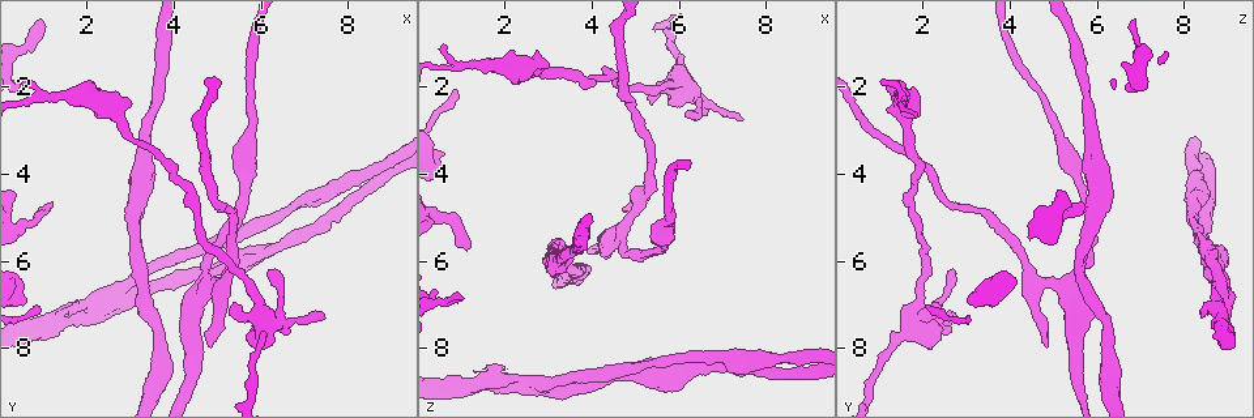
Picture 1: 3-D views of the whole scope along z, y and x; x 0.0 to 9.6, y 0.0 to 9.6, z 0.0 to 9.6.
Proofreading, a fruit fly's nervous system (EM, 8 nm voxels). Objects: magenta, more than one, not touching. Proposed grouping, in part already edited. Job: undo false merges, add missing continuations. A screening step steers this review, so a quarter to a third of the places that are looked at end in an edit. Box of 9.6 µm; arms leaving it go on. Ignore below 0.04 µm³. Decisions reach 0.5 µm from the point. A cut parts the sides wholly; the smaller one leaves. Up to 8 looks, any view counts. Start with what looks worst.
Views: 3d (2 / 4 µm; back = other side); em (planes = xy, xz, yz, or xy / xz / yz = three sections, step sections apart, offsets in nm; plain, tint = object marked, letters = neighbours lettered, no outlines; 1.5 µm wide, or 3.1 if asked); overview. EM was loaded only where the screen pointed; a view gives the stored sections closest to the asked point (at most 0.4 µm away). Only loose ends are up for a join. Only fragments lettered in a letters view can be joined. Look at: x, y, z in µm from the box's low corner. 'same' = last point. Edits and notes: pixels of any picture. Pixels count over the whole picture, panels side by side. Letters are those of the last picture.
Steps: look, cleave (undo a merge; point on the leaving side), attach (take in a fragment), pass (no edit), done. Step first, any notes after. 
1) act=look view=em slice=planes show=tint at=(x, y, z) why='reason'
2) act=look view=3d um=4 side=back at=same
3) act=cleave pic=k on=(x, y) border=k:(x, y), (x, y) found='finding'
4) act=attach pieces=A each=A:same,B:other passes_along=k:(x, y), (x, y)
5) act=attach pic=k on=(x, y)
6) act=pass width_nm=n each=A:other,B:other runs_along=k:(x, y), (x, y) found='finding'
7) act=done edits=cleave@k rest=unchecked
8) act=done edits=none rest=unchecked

act=look view=3d um=2 at=(1.25, 4.65, 5.75) why='branch stops here'

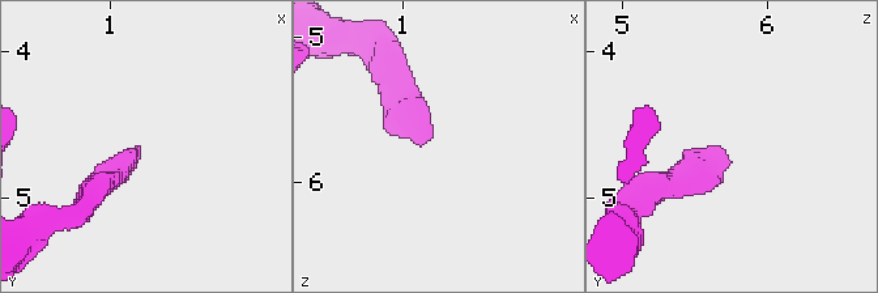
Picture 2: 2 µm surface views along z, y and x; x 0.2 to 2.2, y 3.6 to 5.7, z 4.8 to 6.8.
act=look view=em slice=planes show=letters at=(1.16, 4.68, 5.68) why='need the tissue'

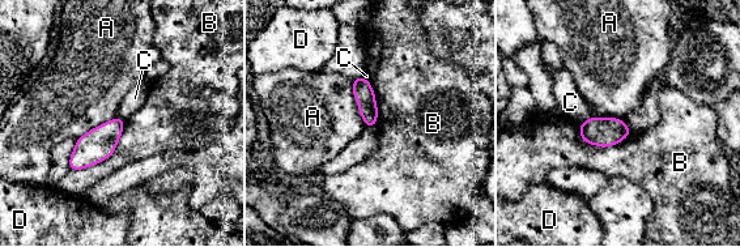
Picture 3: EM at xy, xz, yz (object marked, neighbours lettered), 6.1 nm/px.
act=pass each=A:other,B:other,C:other,D:other border=3:(353, 79), (353, 97), (368, 126) found='none of them fits'

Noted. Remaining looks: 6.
act=look view=em slice=xy step=8 show=tint at=(2.95, 2.25, 1.55) why='free end'

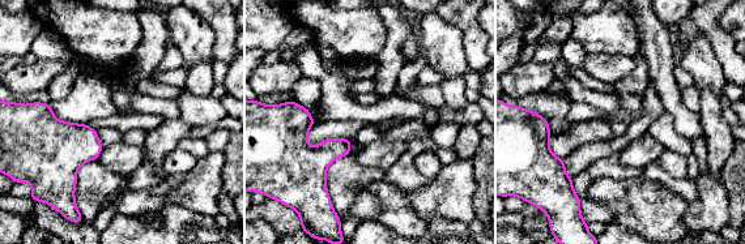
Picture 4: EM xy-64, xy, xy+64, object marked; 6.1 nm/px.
act=look view=em slice=planes show=letters at=same why='another direction'

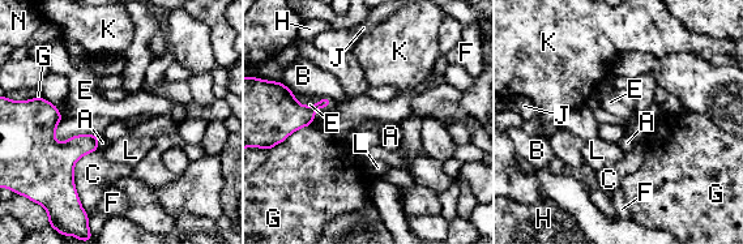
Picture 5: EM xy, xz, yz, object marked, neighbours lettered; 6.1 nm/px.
act=pass each=A:other,B:other,C:other,E:other,F:other,G:other,H:other,J:other,K:other,L:other,N:other found='none of them fits'

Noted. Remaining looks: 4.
act=look view=em slice=yz step=8 show=letters at=(4.80, 7.95, 4.90) why='an open end'

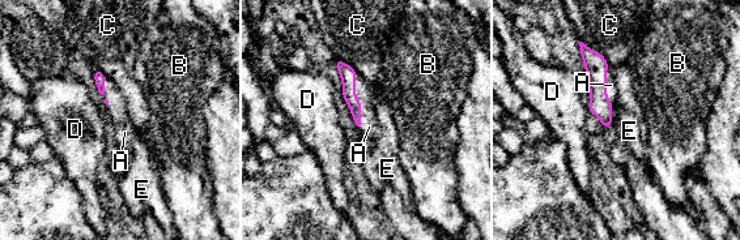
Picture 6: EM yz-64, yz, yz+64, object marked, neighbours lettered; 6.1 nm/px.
act=look view=em slice=xy step=8 show=letters at=same

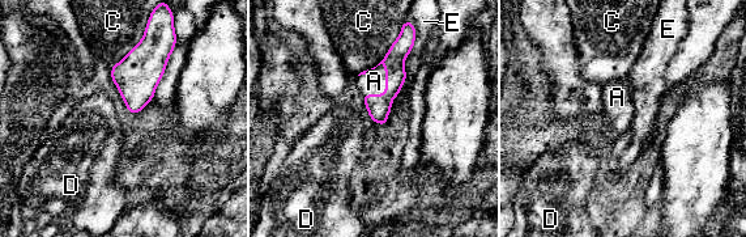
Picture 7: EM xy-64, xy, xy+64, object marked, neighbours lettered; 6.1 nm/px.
act=attach pieces=A longest_contact=E:420nm each=A:same,C:other,D:other,E:other passes_along=7:(378, 105), (386, 89), (374, 81) found='it goes on there'

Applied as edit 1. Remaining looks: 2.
act=done edits=attach@7 rest=unchecked

